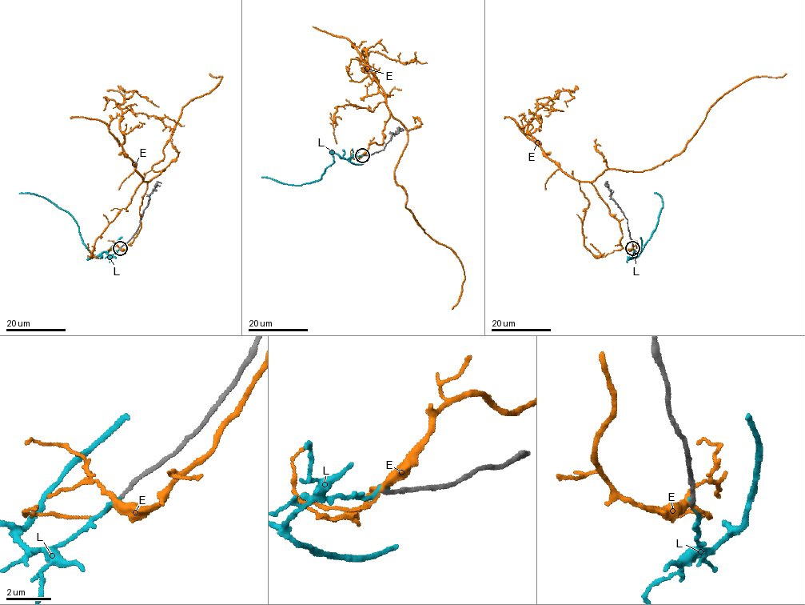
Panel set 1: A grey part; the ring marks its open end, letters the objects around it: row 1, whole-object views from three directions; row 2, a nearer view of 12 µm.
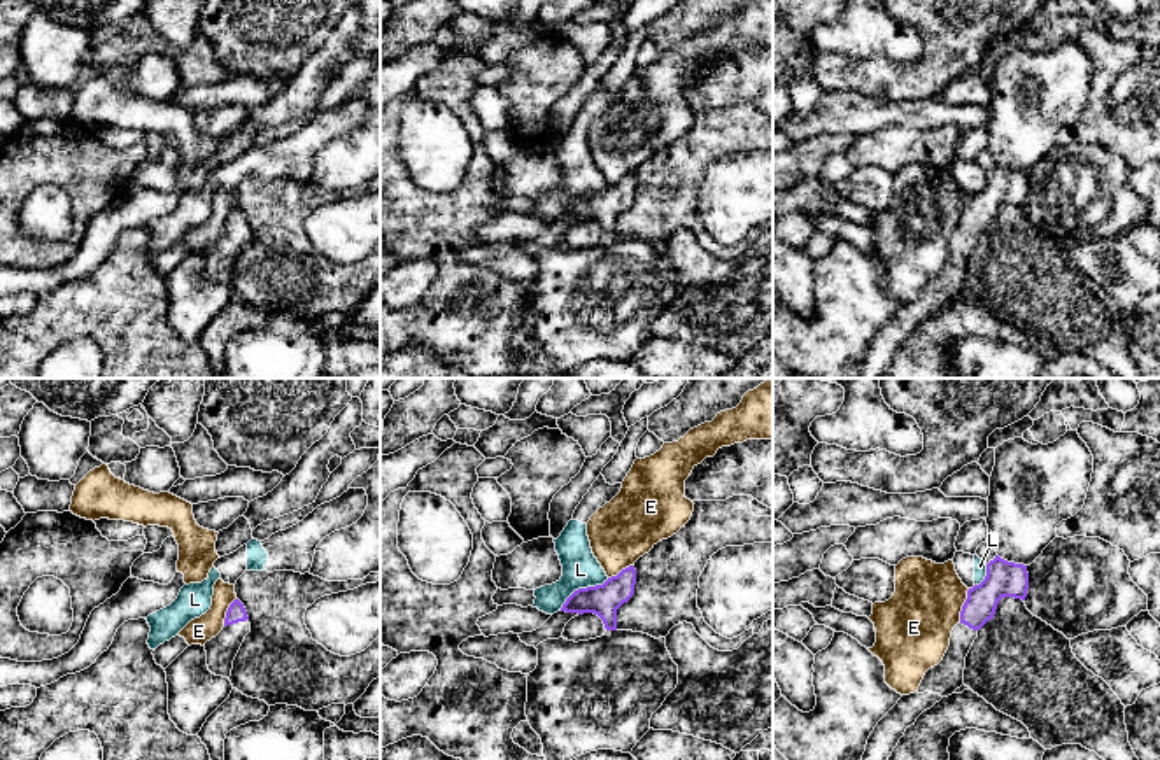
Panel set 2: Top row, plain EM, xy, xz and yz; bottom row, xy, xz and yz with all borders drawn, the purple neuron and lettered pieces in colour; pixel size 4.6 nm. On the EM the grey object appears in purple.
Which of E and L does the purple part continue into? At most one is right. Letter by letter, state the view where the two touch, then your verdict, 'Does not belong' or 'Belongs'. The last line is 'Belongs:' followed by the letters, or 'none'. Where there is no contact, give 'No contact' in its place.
E: Touches purple in yz. Does not belong
L: Touches purple in xz. Does not belong
Belongs: none

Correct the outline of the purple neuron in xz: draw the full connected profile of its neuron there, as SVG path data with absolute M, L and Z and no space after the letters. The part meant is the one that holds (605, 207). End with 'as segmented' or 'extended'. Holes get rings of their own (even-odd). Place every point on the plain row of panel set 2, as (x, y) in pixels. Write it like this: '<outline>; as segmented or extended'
M629 173L603 193L575 198L562 215L554 221L540 236L519 242L527 254L538 254L547 247L562 245L566 231L584 221L598 222L606 238L617 238L617 217L634 201L636 177Z; extended

